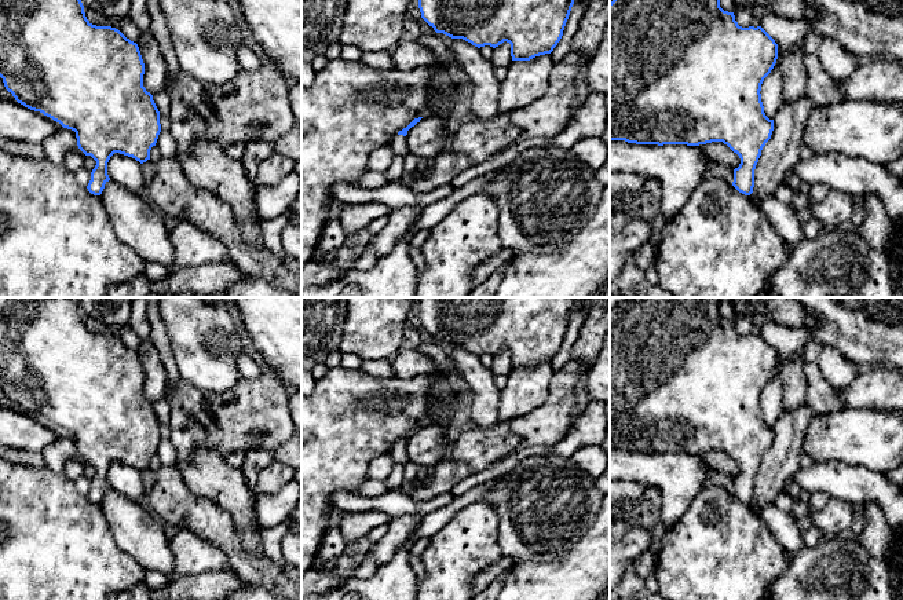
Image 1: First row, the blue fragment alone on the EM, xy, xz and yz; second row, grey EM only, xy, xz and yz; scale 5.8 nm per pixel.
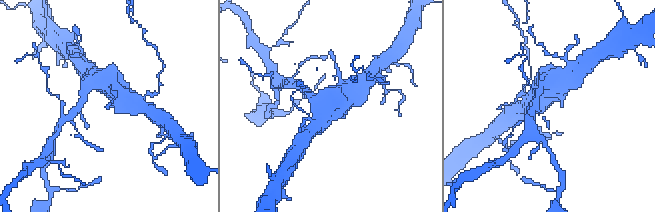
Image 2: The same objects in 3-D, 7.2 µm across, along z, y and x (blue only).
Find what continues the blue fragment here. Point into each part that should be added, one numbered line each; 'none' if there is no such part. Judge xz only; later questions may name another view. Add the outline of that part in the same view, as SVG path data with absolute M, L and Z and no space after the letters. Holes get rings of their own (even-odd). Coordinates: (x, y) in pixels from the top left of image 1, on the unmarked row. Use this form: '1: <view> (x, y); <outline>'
1: xz (398, 452); M395 443L395 446L391 450L391 454L395 460L401 461L403 465L407 462L406 458L406 444L403 443Z

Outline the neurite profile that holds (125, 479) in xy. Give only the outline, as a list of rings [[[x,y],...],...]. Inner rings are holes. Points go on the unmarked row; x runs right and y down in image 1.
[[[114,461],[110,465],[107,471],[107,483],[110,489],[132,501],[139,501],[145,493],[142,472],[120,461]]]

